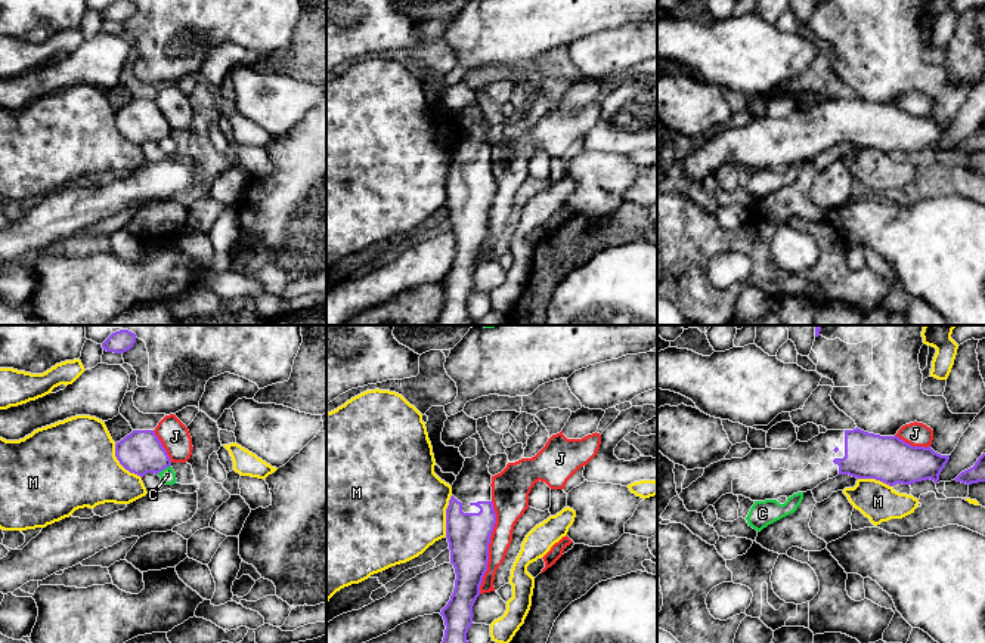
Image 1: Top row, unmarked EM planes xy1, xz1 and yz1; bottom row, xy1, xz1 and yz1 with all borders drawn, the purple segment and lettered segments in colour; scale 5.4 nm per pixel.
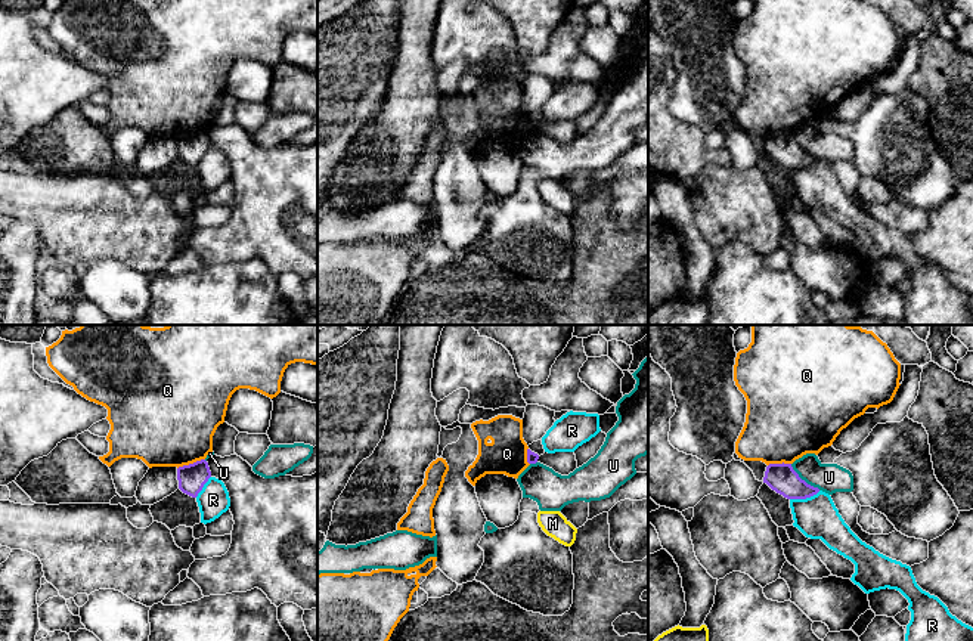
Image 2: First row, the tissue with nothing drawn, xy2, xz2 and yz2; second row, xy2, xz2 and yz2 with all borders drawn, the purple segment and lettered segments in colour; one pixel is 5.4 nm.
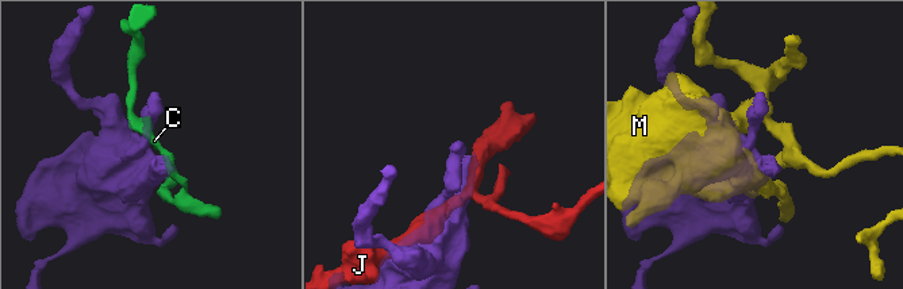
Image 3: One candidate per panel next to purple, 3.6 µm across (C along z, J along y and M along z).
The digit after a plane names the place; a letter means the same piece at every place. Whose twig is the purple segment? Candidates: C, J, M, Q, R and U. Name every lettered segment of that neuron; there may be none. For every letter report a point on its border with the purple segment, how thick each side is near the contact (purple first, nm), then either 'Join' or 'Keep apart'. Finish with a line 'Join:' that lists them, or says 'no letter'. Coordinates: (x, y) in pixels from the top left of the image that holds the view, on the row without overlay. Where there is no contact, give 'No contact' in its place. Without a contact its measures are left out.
C: Touches purple at xy1 (163, 138). Thickness 240 nm (purple) against 80 nm. Keep apart
J: Touches purple at xz1 (488, 216). Thickness 240 nm (purple) against 160 nm. Keep apart
M: Touches purple at xy1 (121, 133). Thickness 240 nm (purple) against 440 nm. Keep apart
Q: Touches purple at xy2 (191, 133). Thickness 150 nm (purple) against 480 nm. Keep apart
R: Touches purple at yz2 (805, 167). Thickness 160 nm (purple) against 240 nm. Keep apart
U: Touches purple at yz2 (803, 149). Thickness 160 nm (purple) against 160 nm. Keep apart
Join: no letter

